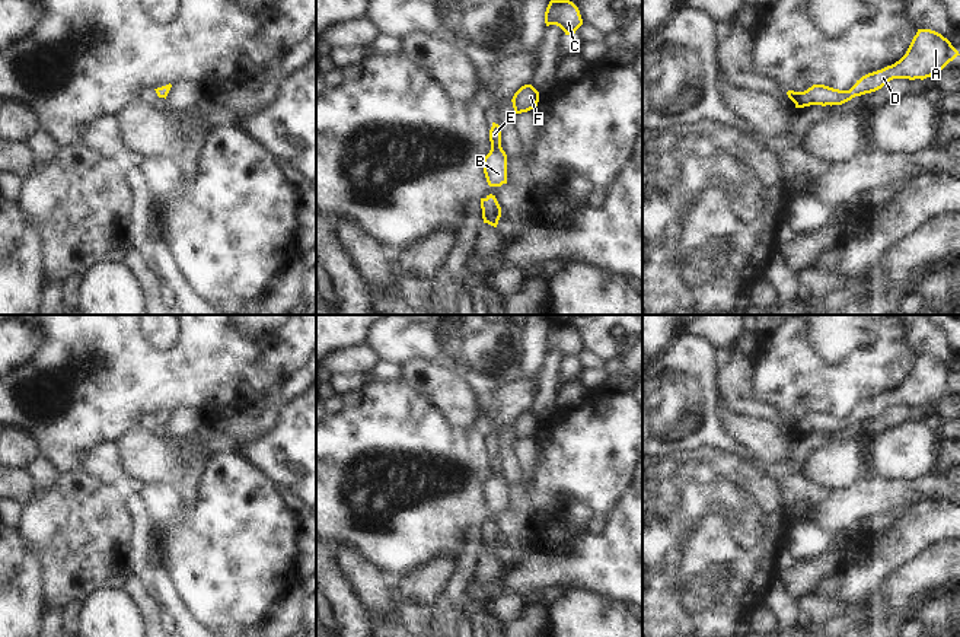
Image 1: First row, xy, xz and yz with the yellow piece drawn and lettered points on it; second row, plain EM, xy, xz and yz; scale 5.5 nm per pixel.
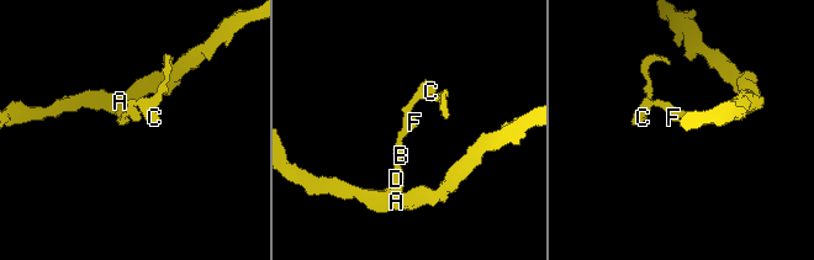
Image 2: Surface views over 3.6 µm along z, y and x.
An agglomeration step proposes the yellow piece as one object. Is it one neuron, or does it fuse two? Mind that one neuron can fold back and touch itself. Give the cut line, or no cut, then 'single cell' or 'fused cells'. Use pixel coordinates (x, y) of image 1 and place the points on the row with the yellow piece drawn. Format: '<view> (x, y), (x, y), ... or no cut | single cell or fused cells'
no cut | single cell

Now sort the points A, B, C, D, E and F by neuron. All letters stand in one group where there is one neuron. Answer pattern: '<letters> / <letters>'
A B C D E F

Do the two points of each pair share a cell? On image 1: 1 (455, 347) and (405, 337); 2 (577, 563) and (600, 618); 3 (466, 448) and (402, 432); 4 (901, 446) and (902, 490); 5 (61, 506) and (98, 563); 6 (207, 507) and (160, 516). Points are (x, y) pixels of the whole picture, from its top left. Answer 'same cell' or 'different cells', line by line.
1: same cell
2: different cells
3: same cell
4: different cells
5: same cell
6: different cells

